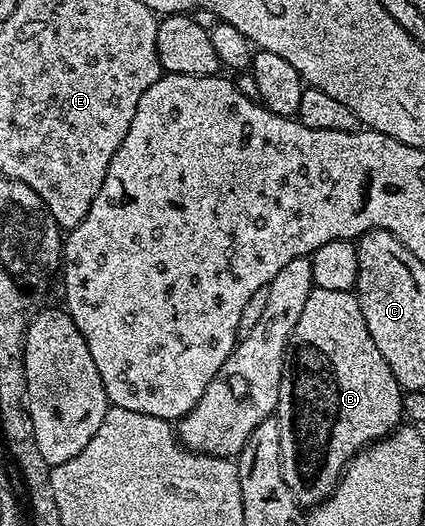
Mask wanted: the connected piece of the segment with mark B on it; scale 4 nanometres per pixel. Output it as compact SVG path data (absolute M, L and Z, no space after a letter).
M315 287L312 293L308 293L308 302L304 304L304 310L300 312L300 321L296 321L296 329L292 329L290 344L286 347L284 373L280 381L280 397L276 412L276 418L280 425L280 457L284 469L284 485L288 485L288 489L292 489L292 497L296 497L296 501L302 508L313 509L323 503L325 499L329 499L331 493L338 488L342 472L350 464L350 460L365 447L386 438L390 432L398 430L404 419L403 396L401 385L396 381L396 377L392 377L392 369L388 369L388 361L384 361L384 357L380 357L380 349L376 349L376 341L372 341L372 333L368 333L368 325L364 321L364 313L362 306L358 303L357 294L353 290L337 292L318 287Z

